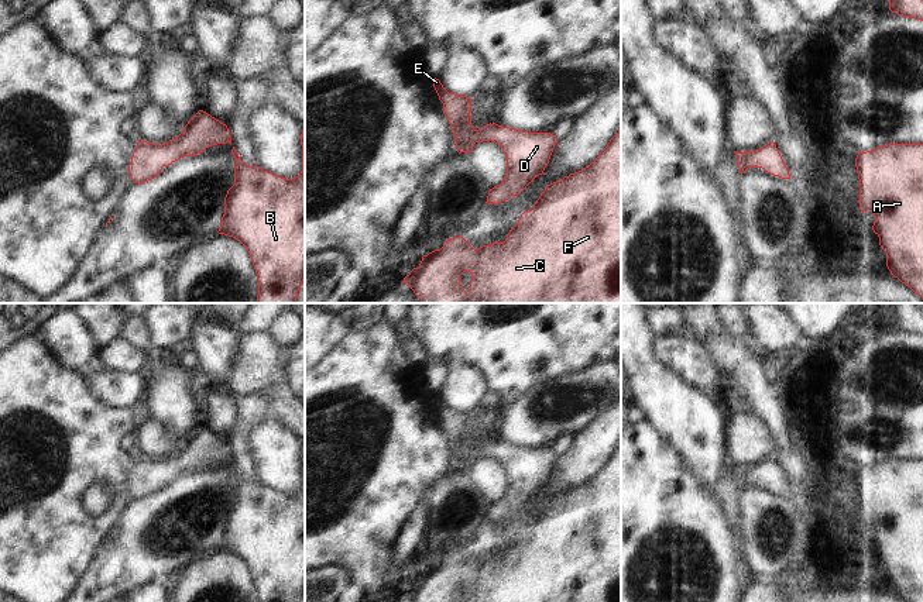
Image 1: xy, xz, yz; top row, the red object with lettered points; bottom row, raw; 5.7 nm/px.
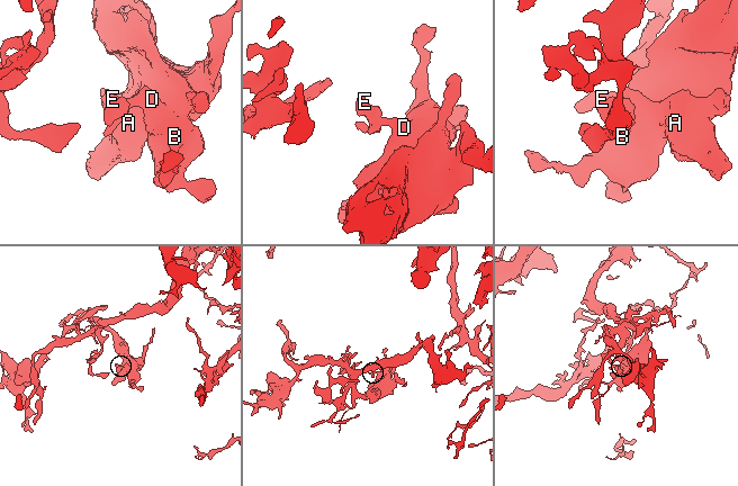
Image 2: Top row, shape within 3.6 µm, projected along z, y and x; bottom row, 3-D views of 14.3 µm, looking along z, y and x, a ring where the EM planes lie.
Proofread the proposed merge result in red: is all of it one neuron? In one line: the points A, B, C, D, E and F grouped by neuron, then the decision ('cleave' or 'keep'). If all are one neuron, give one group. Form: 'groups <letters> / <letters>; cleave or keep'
groups A B C D E F; keep

